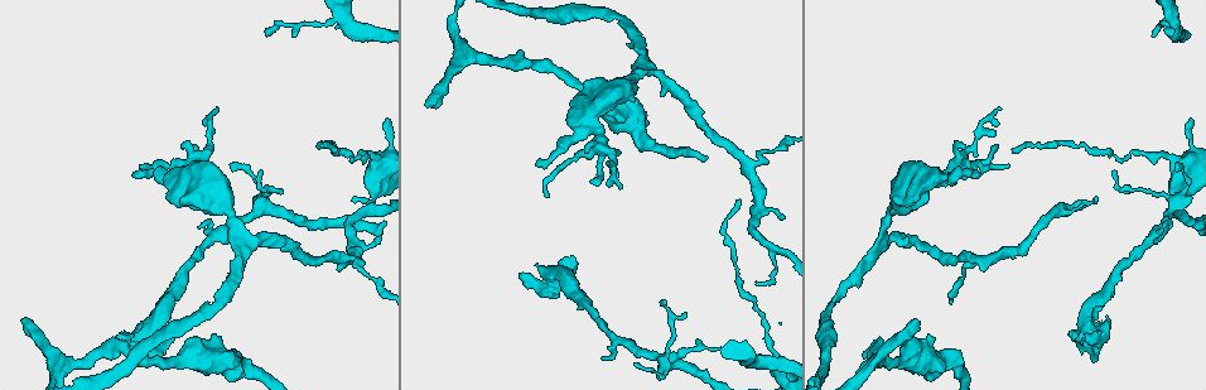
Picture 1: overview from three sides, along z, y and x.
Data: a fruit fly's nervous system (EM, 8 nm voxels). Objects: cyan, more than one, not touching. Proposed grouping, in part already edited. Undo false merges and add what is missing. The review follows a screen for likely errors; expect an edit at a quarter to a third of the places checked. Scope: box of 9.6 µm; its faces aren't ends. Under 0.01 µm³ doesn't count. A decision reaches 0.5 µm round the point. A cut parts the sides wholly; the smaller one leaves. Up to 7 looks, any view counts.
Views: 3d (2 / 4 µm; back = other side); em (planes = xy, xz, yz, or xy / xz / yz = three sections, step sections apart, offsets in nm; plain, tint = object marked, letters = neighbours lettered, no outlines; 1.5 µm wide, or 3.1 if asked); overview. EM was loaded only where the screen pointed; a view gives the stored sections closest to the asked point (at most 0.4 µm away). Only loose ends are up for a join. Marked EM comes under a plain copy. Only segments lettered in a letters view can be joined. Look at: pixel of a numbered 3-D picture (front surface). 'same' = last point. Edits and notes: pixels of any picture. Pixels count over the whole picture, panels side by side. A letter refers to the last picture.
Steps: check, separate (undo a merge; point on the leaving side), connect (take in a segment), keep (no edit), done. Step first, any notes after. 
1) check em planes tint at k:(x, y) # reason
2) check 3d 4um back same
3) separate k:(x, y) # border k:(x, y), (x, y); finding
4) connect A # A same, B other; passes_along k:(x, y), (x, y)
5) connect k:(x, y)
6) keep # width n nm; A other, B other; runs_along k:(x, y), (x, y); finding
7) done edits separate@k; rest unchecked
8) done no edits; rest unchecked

check em planes letters at 1:(585, 153) # free end

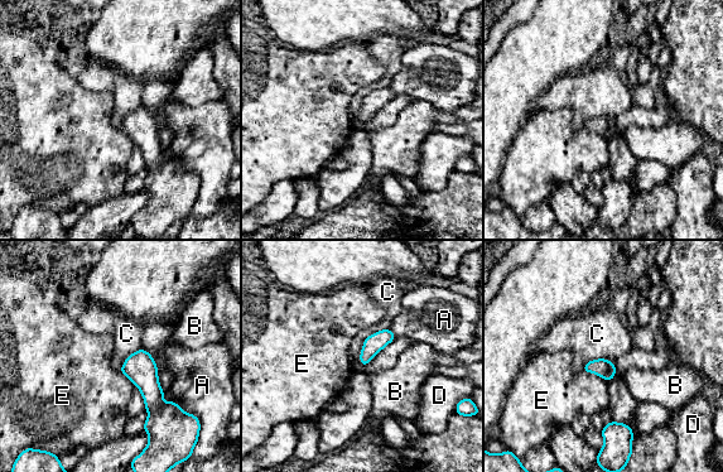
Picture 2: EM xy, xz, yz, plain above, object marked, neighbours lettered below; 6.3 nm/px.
keep # A other, B other, C other, D other, E other; border 2:(387, 327), (365, 340), (362, 369); no lettered segment goes on from it

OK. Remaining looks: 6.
check em xz step 4 tint at 1:(738, 357) # sudden change in width

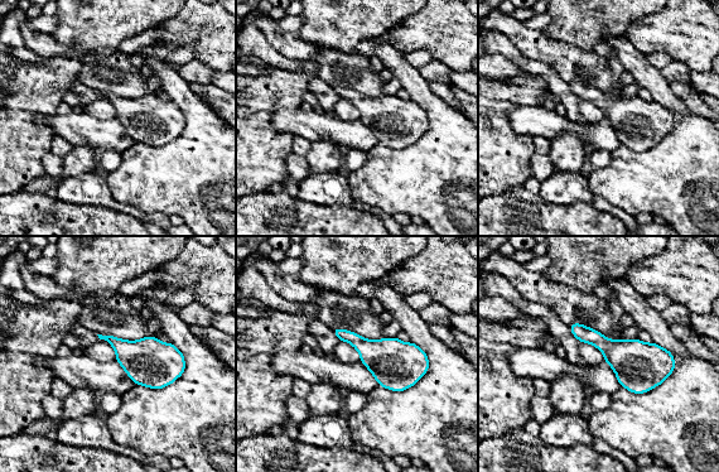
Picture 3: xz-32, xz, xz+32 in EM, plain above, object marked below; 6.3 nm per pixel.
check em planes letters same # cut it another way

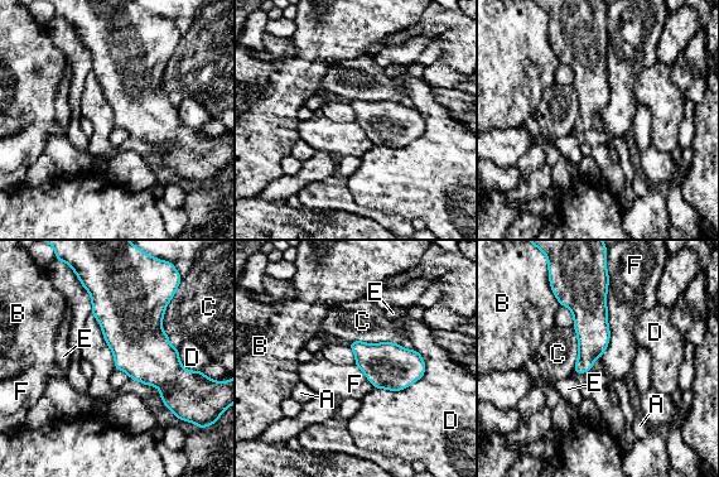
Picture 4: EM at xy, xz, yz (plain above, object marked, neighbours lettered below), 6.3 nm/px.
keep # longest_contact F 700 nm; A other, B other, C other, D other, E other, F other; border 4:(608, 247), (609, 342), (601, 357); continuous, no second cell

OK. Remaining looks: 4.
check em xy step 8 letters at 1:(1163, 30) # free end

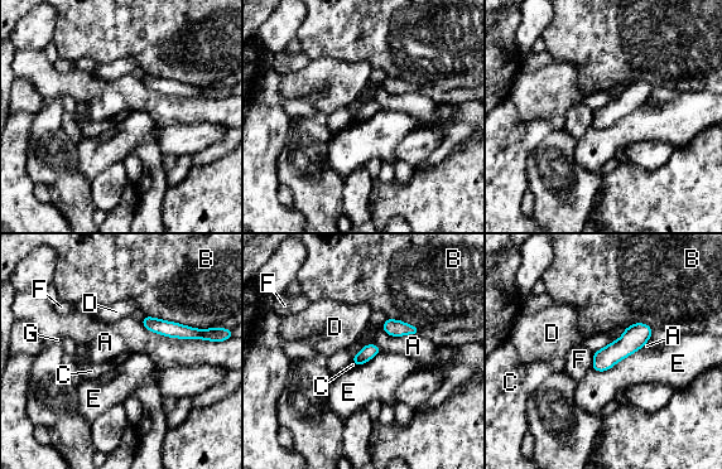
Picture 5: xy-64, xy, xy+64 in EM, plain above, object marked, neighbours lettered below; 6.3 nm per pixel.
check em yz step 4 letters same

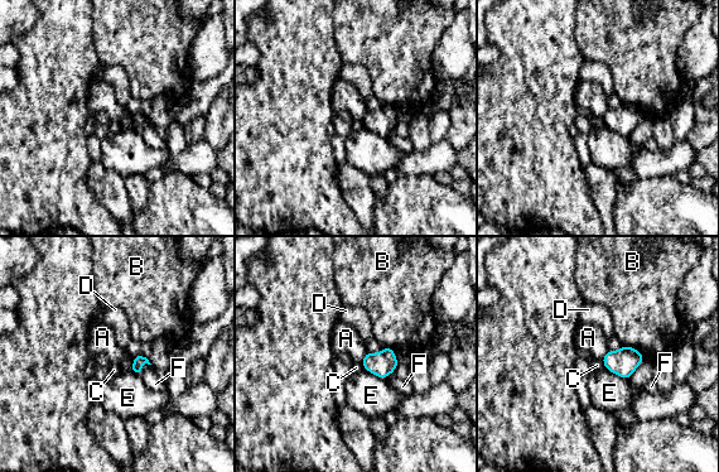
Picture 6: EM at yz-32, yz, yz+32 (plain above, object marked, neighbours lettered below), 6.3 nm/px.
keep # A other, B other, C other, D other, E other, F other; border 6:(361, 362), (365, 369); no lettered segment goes on from it

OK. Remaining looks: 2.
done no edits; rest unchecked

